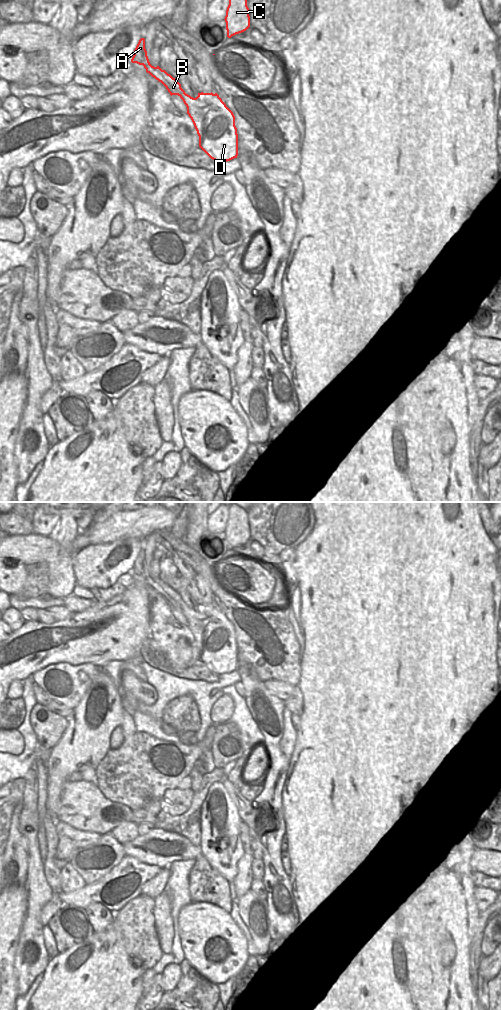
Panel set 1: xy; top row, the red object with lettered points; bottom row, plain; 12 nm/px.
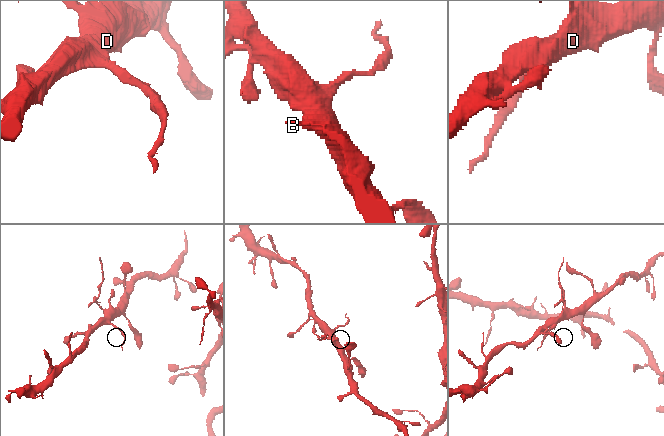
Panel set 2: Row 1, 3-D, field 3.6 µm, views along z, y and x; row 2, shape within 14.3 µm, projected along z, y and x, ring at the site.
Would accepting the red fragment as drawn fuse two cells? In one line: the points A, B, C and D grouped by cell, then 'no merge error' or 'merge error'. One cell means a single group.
A B / C D; merge error

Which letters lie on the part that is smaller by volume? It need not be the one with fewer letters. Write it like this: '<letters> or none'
A, B

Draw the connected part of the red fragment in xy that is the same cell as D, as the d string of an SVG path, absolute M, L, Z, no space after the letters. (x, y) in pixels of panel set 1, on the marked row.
M180 90L199 136L199 147L221 163L238 156L238 134L235 116L217 93L198 93L196 98Z

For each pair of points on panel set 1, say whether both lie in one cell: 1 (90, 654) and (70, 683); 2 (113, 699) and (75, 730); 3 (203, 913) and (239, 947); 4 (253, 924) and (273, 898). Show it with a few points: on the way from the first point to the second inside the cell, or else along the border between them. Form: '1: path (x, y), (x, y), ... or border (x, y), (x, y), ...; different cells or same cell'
1: border (60, 663), (93, 663), (100, 667); different cells
2: path (104, 708), (84, 728); same cell
3: path (212, 922), (230, 940); same cell
4: border (265, 898), (269, 929); different cells

